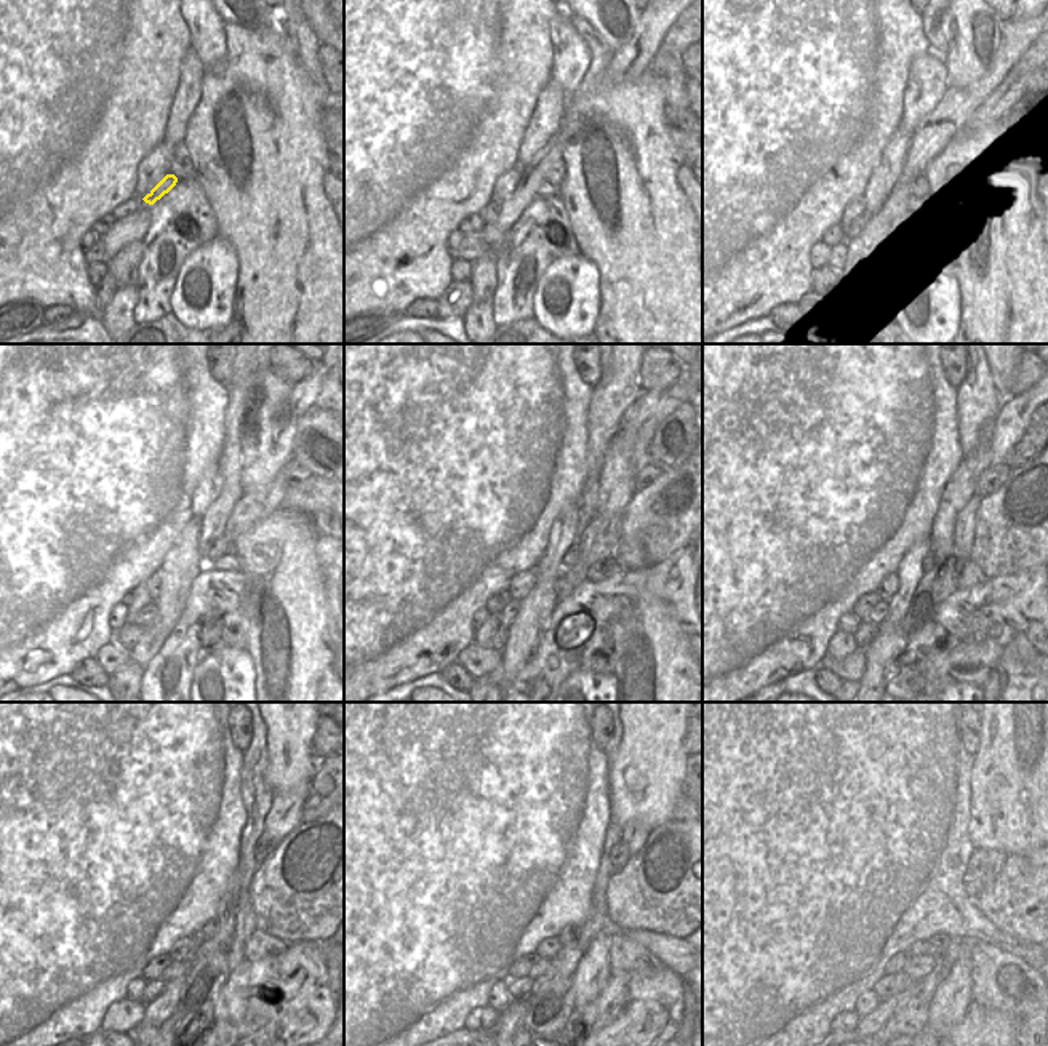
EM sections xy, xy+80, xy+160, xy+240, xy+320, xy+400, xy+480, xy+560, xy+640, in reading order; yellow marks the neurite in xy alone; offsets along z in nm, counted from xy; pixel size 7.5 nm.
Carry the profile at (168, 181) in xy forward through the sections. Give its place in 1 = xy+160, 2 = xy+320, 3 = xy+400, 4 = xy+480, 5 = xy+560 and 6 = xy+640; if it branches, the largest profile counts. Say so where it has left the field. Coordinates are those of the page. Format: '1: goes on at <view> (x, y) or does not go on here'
1: goes on at xy+160 (924, 192)
2: goes on at xy+320 (602, 570)
3: goes on at xy+400 (970, 574)
4: goes on at xy+480 (260, 946)
5: goes on at xy+560 (626, 955)
6: goes on at xy+640 (1002, 981)

